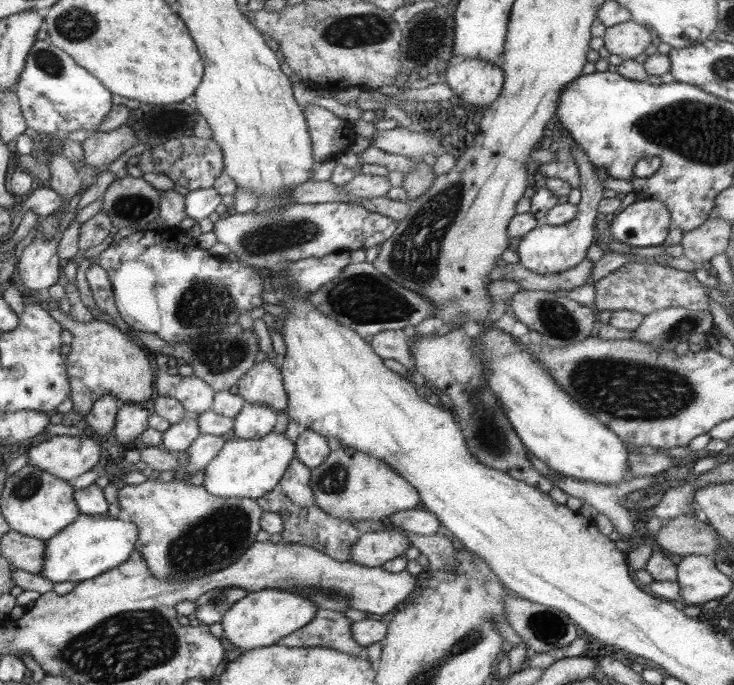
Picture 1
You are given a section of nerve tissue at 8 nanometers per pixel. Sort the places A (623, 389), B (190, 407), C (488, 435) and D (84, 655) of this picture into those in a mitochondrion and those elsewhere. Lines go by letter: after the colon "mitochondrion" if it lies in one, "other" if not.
A: mitochondrion
B: other
C: mitochondrion
D: mitochondrion

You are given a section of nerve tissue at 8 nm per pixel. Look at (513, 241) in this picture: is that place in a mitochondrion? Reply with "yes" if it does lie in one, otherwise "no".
no

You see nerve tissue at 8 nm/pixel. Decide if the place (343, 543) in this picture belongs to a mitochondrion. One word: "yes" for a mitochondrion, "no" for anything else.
no

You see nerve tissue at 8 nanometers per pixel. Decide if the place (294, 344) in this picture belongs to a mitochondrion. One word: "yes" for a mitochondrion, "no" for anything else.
no

